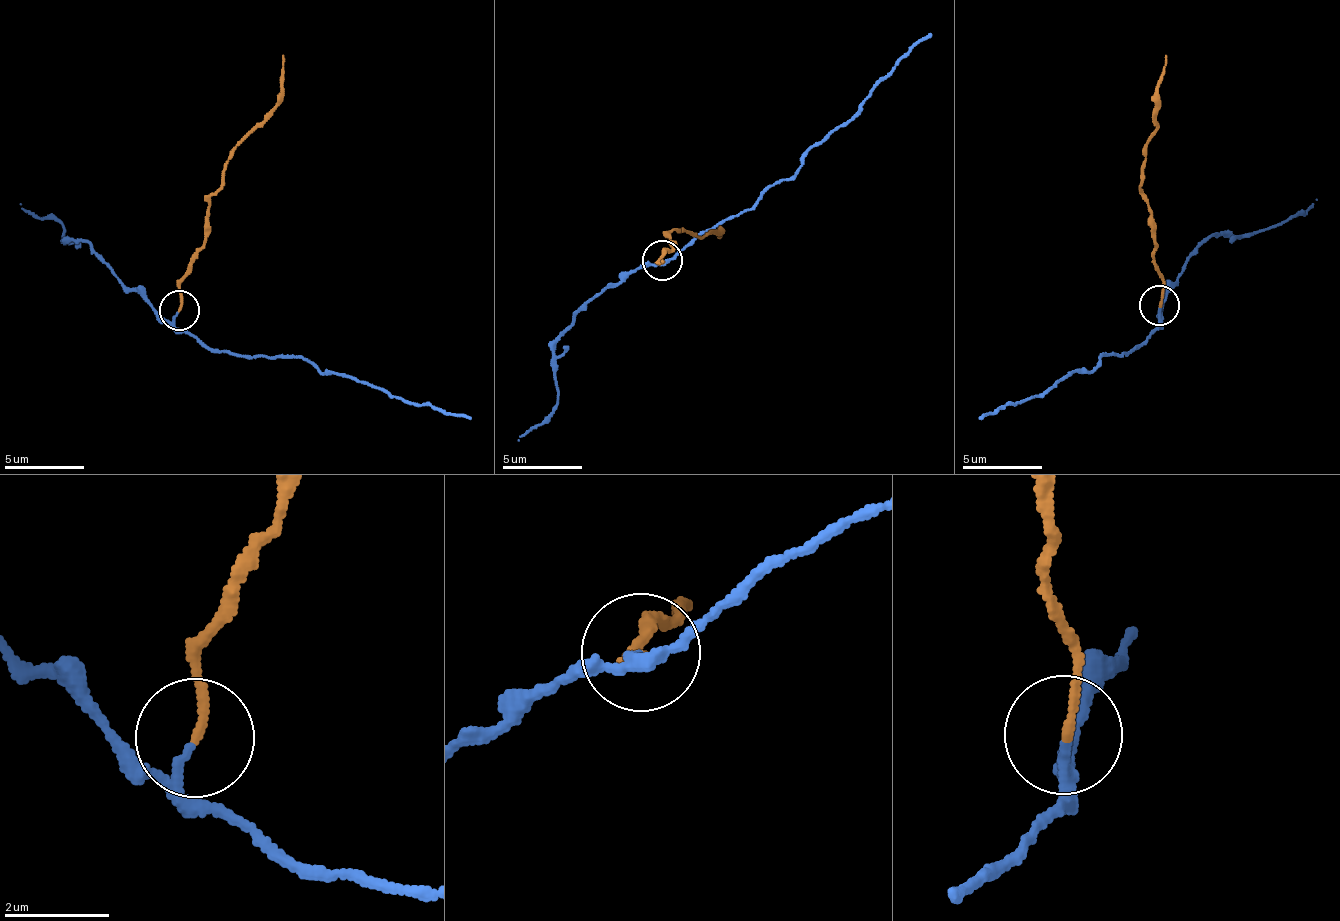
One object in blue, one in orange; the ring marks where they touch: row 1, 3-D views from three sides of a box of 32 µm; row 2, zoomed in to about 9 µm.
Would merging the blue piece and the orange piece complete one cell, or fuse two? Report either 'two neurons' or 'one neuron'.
one neuron

